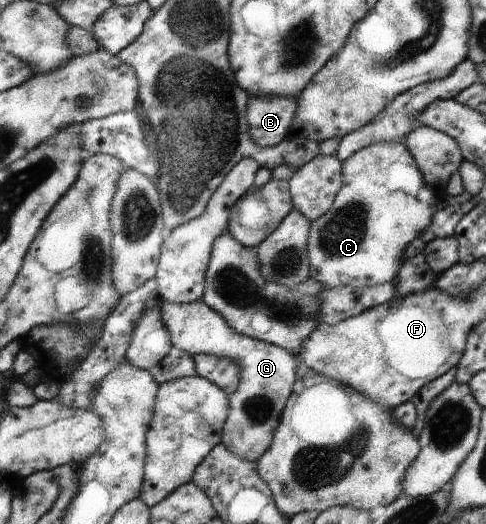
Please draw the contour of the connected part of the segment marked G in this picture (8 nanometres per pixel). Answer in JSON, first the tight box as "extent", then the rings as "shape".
{"extent":[161,299,295,462],"shape":[[[202,299],[188,304],[164,302],[161,307],[162,320],[169,330],[171,345],[193,356],[213,354],[220,358],[237,361],[240,369],[240,382],[235,393],[229,395],[230,415],[225,423],[222,444],[231,453],[247,461],[257,462],[269,449],[272,435],[280,422],[291,389],[295,381],[295,357],[286,349],[256,340],[233,329],[220,313]]]}

